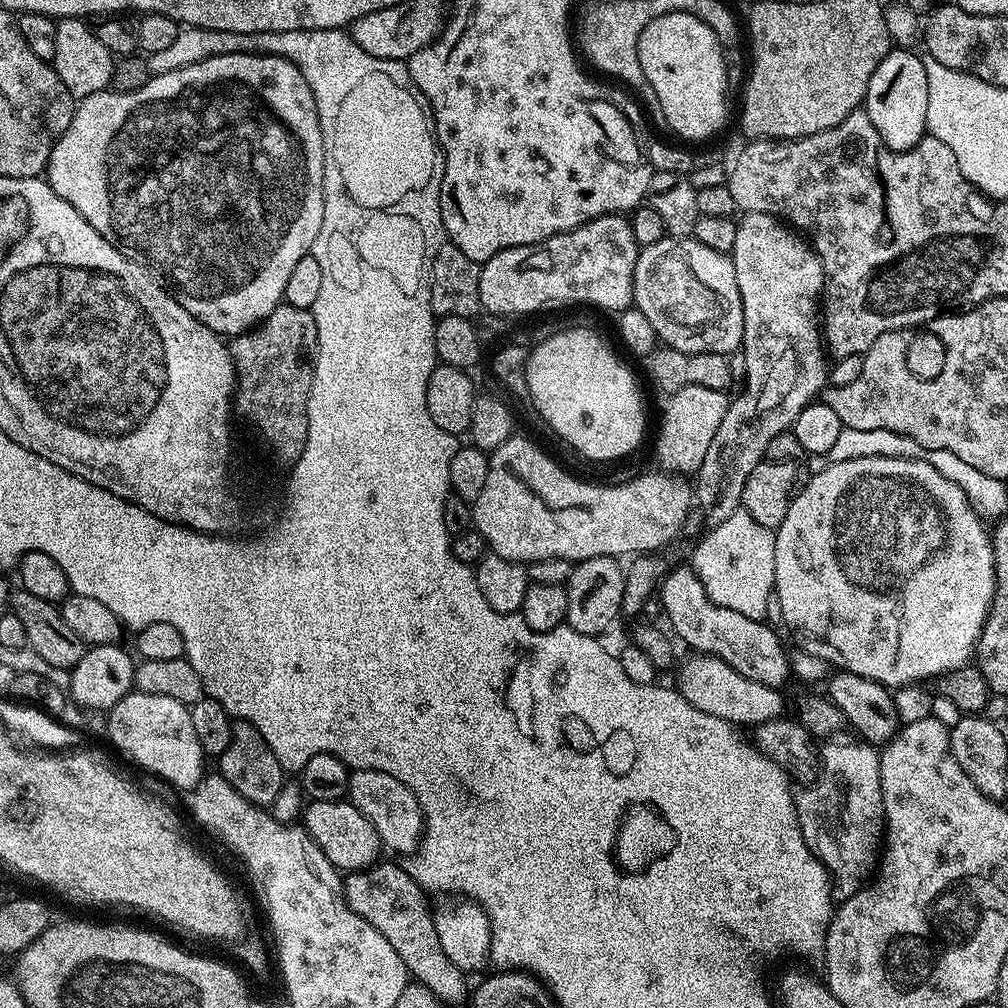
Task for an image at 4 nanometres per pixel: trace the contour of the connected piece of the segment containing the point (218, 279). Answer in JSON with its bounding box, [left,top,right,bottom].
[46,52,324,338]

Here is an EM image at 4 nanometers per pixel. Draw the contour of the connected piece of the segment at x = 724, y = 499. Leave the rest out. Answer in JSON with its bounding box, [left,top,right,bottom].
[694,212,826,524]

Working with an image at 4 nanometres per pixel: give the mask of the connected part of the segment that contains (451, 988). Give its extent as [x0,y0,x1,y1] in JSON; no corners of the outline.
[344,862,470,1005]

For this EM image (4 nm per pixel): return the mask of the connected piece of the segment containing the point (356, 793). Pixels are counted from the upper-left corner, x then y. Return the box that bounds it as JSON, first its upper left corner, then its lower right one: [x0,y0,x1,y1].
[346,769,423,855]

